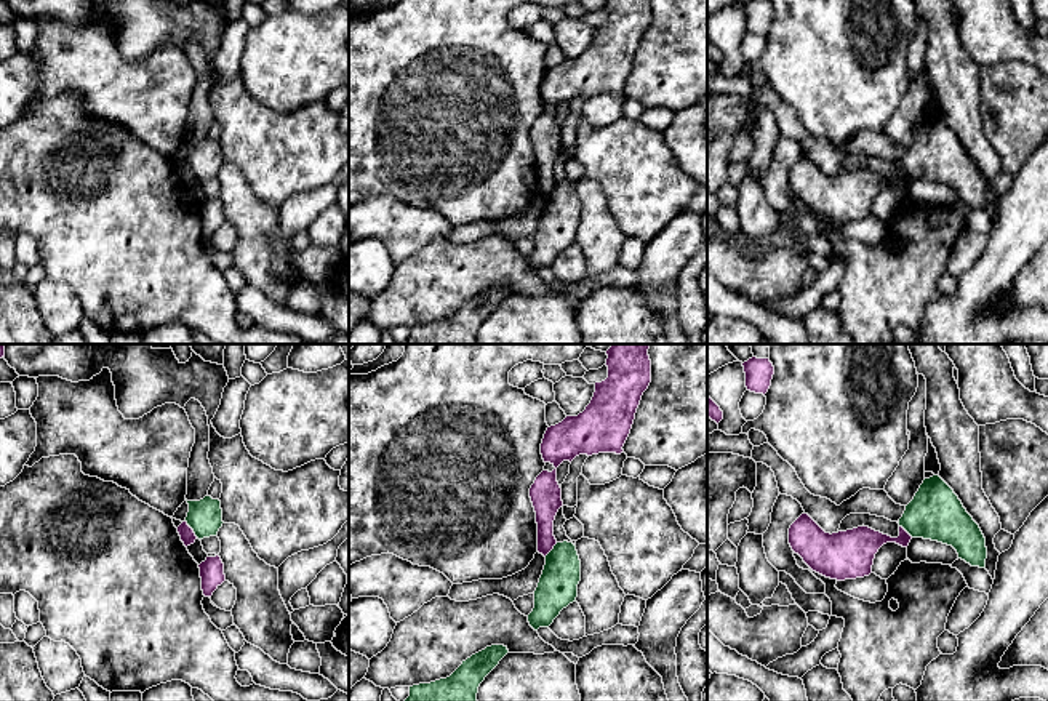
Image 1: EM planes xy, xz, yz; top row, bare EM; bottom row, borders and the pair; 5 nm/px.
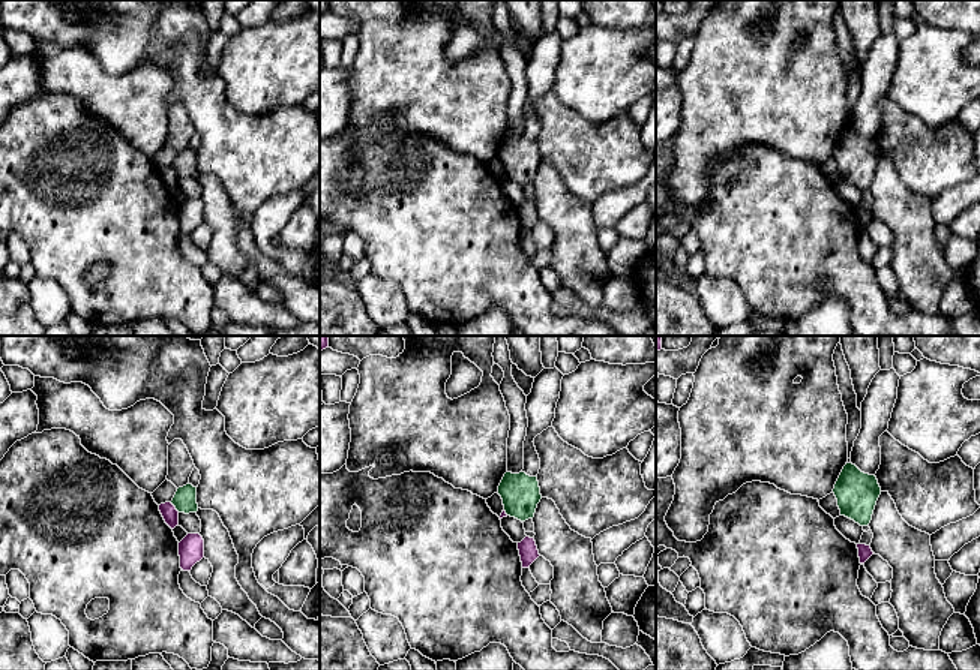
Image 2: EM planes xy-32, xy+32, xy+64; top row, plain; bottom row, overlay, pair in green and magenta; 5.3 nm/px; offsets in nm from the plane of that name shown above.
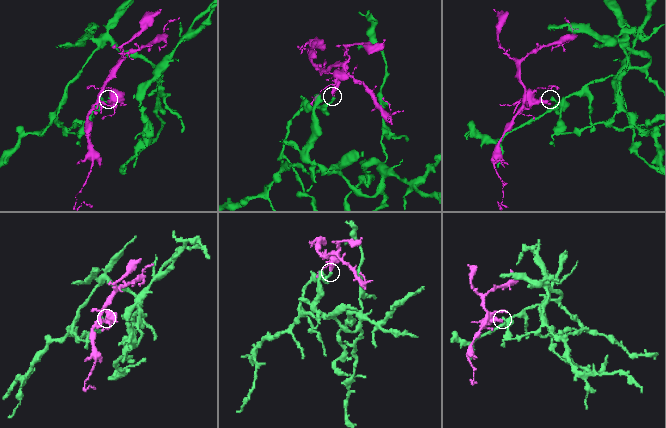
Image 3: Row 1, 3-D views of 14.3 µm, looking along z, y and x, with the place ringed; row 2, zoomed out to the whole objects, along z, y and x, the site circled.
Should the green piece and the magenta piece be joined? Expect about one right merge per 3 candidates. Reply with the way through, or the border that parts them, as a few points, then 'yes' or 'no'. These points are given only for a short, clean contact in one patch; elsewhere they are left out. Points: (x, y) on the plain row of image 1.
along xy (186, 162), (197, 178) | no

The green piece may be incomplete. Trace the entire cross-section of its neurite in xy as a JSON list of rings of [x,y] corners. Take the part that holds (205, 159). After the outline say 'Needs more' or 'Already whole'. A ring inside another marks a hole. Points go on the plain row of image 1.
[[[205,138],[200,142],[187,142],[189,154],[187,166],[194,171],[198,181],[216,178],[222,168],[221,142]]]. Already whole

